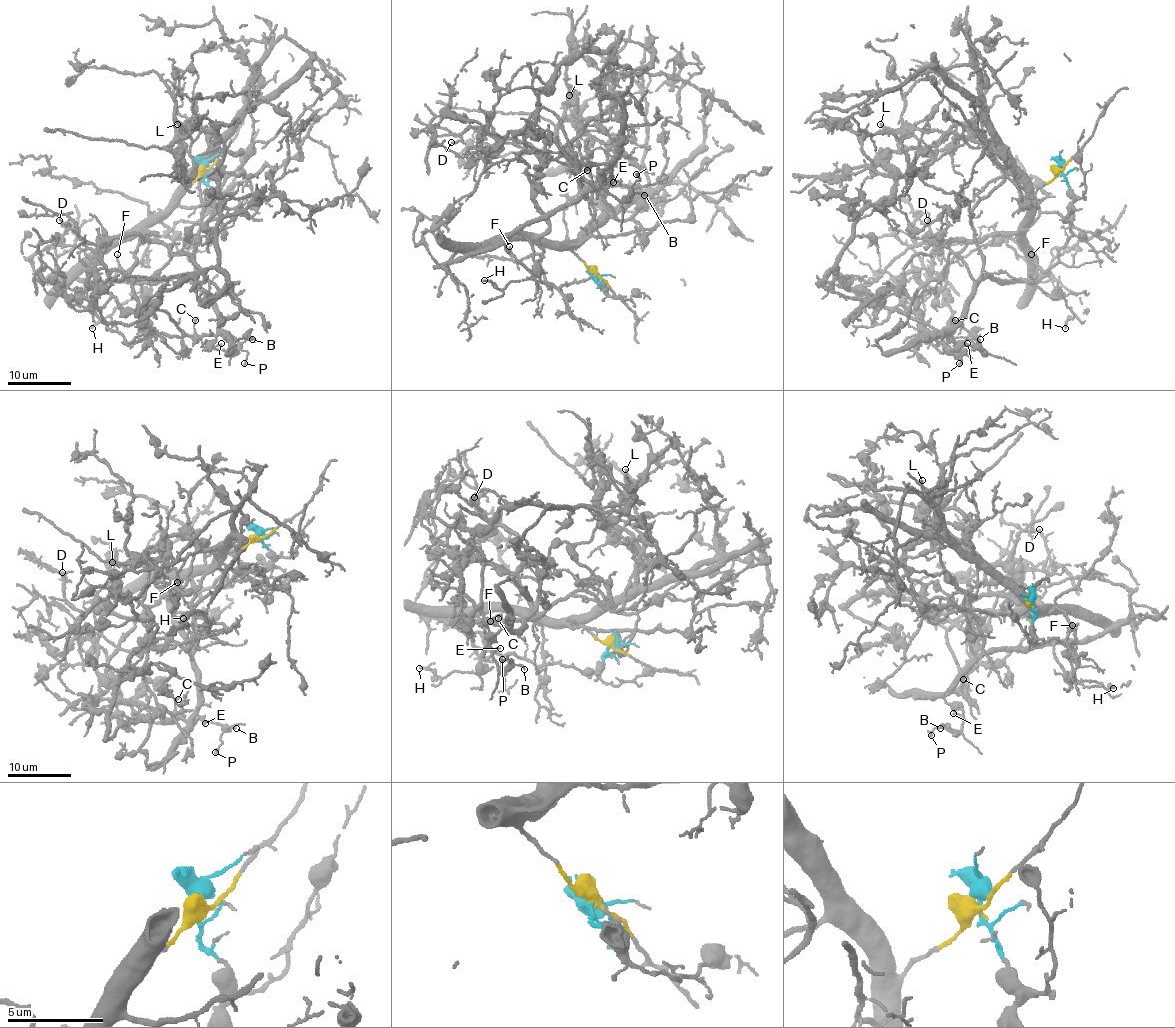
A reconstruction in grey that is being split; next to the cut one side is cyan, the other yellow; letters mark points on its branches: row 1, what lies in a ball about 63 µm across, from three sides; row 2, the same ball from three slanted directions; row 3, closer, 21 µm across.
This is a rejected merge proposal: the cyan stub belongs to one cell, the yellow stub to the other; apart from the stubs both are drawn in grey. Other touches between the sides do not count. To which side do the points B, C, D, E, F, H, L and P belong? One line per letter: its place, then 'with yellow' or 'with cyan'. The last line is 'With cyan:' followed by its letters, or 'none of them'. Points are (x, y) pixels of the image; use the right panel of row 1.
B: (980, 339) | with cyan
C: (955, 320) | with cyan
D: (927, 220) | with yellow
E: (967, 343) | with cyan
F: (1031, 254) | with cyan
H: (1065, 328) | with cyan
L: (880, 124) | with yellow
P: (959, 363) | with cyan
With cyan: B, C, E, F, H, P

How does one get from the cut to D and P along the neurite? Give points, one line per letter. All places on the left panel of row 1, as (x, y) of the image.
D: (202, 168), (147, 229), (156, 232), (142, 238), (148, 240), (134, 235), (88, 243), (75, 224), (60, 219)
P: (202, 168), (207, 211), (155, 238), (114, 281), (187, 278), (217, 314), (209, 345), (245, 351), (244, 364)

